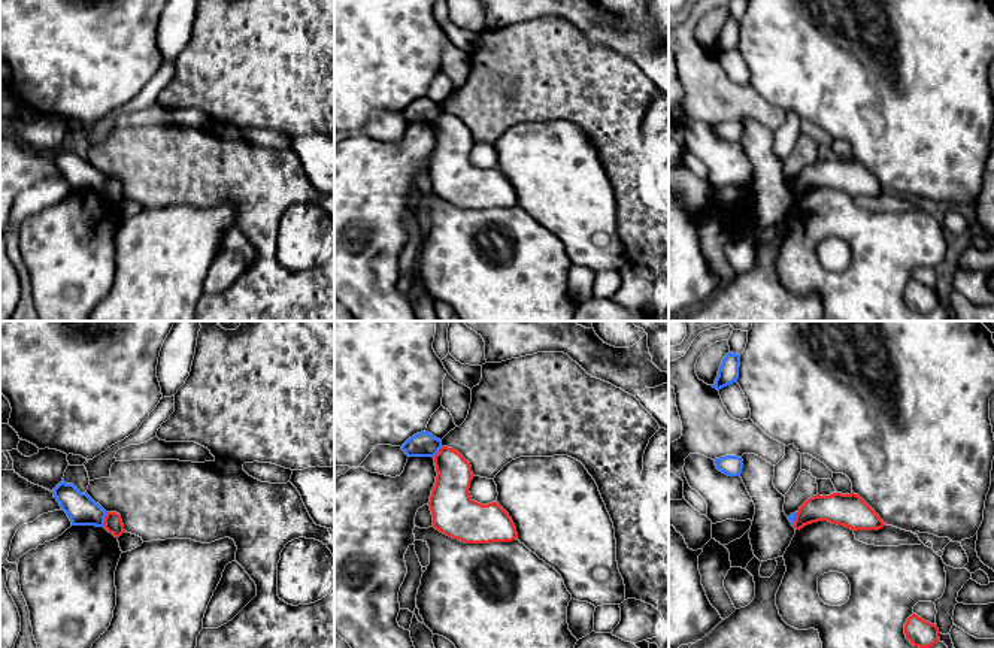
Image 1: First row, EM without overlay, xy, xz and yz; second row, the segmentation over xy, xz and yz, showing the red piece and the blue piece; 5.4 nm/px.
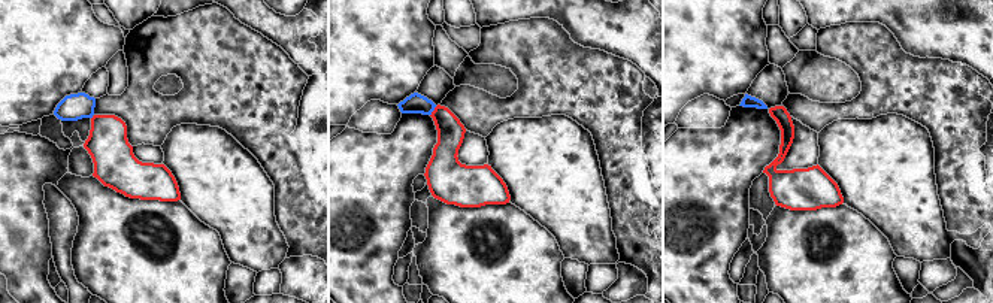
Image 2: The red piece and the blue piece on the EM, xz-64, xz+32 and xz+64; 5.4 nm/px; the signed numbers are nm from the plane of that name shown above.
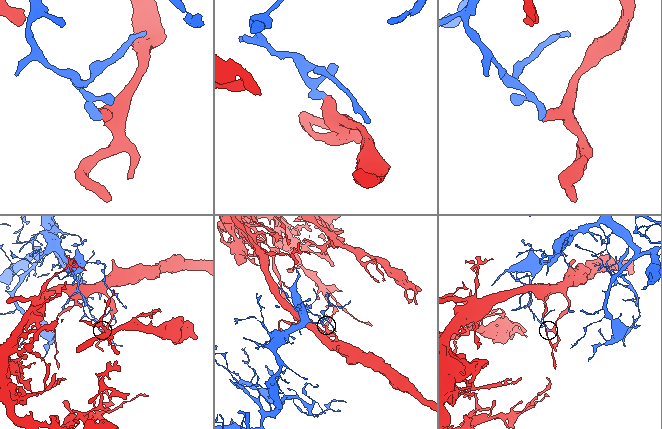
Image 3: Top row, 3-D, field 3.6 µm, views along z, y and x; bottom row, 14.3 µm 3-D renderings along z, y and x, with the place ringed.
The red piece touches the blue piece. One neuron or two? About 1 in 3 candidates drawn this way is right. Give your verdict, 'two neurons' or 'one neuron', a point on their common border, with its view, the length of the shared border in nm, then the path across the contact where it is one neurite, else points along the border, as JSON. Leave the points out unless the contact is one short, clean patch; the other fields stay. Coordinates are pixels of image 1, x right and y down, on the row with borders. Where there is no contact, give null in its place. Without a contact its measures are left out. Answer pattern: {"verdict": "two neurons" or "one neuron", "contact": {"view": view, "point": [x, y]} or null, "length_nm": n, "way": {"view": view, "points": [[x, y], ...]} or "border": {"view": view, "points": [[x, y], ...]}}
{"verdict": "two neurons", "contact": {"view": "xy", "point": [105, 520]}, "length_nm": 80, "border": {"view": "xy", "points": [[106, 512], [103, 526]]}}

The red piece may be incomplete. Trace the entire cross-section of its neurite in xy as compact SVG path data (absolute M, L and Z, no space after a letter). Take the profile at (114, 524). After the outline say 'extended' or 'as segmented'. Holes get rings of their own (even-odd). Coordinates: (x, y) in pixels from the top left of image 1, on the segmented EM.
M106 512L104 529L115 538L119 538L122 533L125 533L121 515L116 512Z | as segmented

